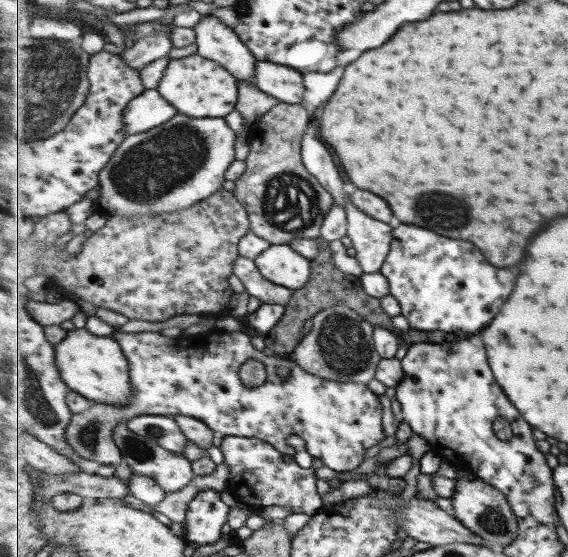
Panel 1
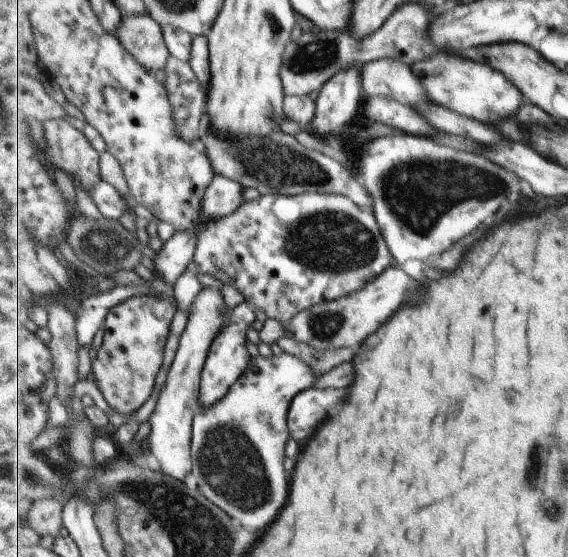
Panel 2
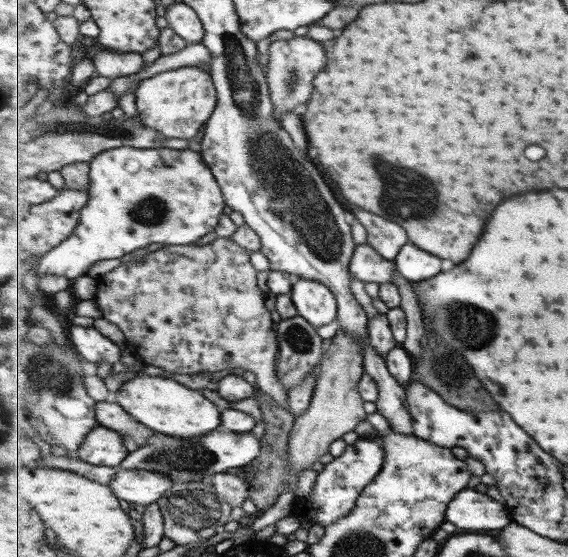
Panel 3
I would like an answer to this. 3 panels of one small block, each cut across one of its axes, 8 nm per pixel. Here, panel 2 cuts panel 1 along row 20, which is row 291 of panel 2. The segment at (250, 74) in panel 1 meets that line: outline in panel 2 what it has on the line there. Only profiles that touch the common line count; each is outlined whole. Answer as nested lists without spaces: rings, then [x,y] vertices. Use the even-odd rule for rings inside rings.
[[[203,287],[198,292],[193,306],[189,310],[188,323],[182,332],[179,346],[167,375],[167,381],[159,394],[155,410],[149,417],[151,432],[147,438],[150,452],[161,464],[162,472],[179,479],[192,472],[194,465],[192,453],[192,434],[195,429],[195,418],[199,411],[202,389],[202,372],[206,368],[207,355],[211,345],[225,330],[231,314],[225,304],[221,289]]]

